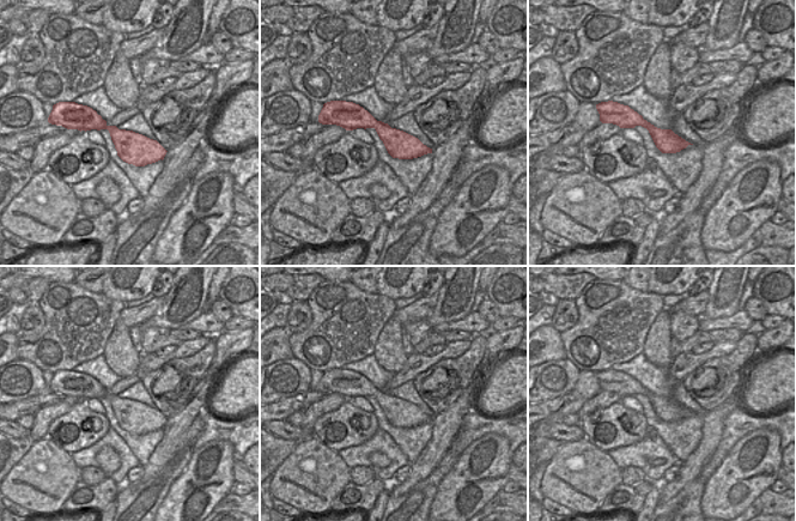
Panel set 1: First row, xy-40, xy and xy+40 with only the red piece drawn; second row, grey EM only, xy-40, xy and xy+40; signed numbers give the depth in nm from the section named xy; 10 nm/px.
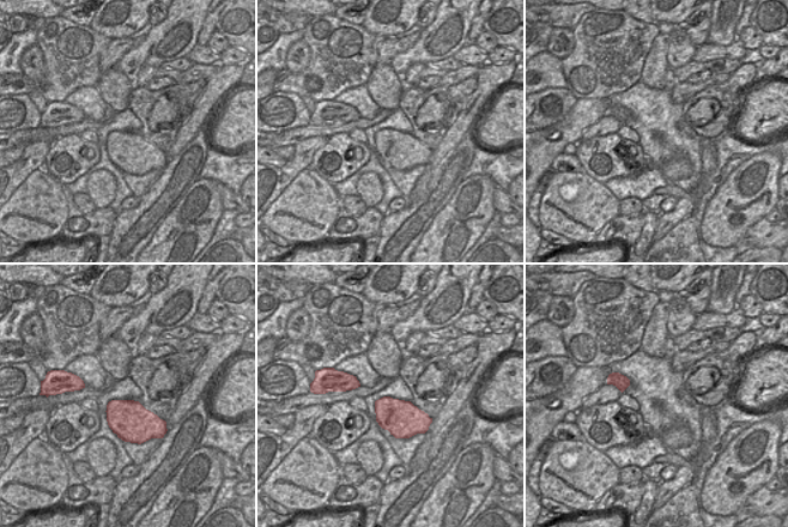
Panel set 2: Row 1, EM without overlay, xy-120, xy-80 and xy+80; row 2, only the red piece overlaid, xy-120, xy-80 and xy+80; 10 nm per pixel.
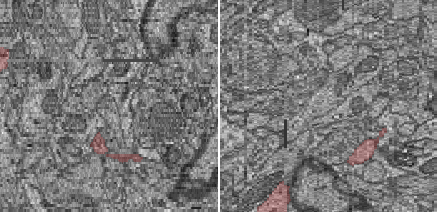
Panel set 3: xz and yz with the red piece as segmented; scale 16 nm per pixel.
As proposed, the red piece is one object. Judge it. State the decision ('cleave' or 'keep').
keep

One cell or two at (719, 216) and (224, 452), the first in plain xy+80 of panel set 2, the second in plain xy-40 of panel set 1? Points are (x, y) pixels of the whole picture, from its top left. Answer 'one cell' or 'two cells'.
one cell

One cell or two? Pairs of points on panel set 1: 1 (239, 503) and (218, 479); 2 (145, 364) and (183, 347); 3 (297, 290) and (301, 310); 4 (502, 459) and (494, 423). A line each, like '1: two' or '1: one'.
1: two
2: one
3: two
4: two

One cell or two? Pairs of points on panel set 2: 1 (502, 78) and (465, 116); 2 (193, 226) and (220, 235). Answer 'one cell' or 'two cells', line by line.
1: one cell
2: two cells

